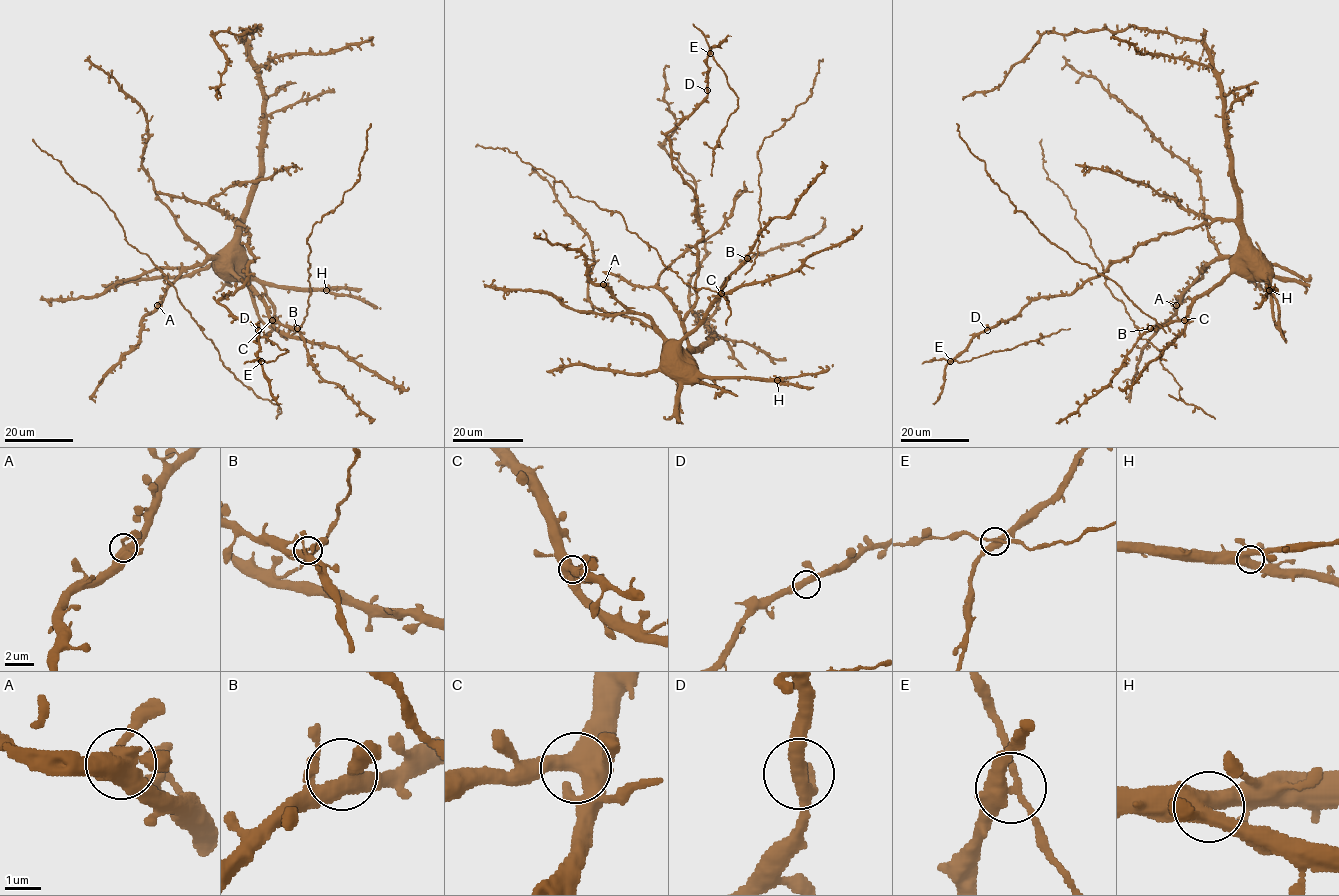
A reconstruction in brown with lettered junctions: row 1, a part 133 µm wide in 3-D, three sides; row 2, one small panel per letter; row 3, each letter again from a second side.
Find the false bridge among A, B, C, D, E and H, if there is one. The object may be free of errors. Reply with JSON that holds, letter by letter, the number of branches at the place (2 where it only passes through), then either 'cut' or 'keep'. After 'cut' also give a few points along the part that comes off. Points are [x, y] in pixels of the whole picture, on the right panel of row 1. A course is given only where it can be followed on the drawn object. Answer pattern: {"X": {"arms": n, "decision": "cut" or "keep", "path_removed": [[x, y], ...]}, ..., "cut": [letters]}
{"A": {"arms": 4, "decision": "keep"}, "B": {"arms": 5, "decision": "keep"}, "C": {"arms": 4, "decision": "keep"}, "D": {"arms": 3, "decision": "keep"}, "E": {"arms": 4, "decision": "cut", "path_removed": [[951, 360], [968, 361], [1070, 328]]}, "H": {"arms": 4, "decision": "keep"}, "cut": ["E"]}

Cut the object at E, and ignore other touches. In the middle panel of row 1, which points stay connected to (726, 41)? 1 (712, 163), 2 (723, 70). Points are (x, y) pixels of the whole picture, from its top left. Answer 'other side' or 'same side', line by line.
1: other side
2: other side

